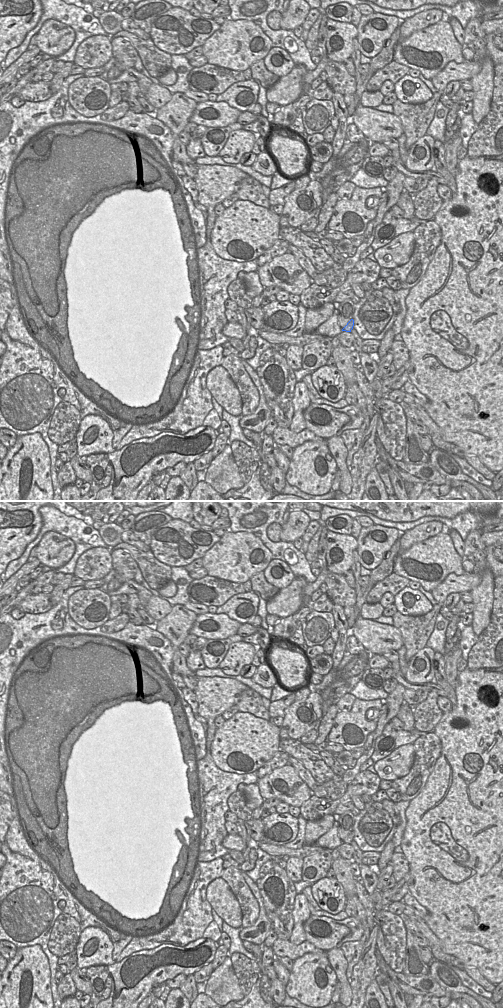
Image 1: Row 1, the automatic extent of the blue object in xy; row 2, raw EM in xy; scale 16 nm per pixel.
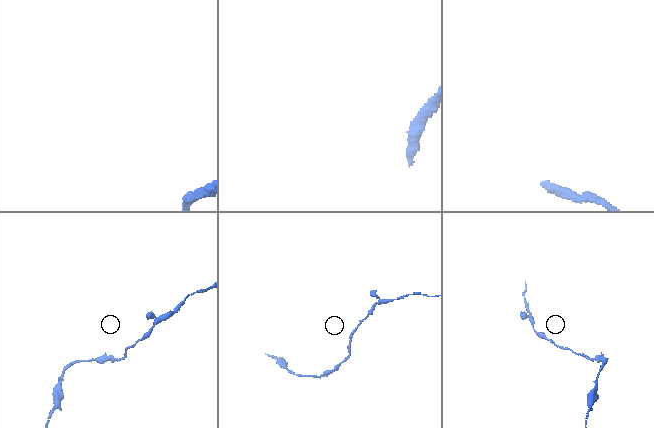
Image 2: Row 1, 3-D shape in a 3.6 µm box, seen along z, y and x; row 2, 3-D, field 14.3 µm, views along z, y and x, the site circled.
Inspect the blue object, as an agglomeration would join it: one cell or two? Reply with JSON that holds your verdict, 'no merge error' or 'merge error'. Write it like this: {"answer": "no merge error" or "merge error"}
{"answer": "no merge error"}

